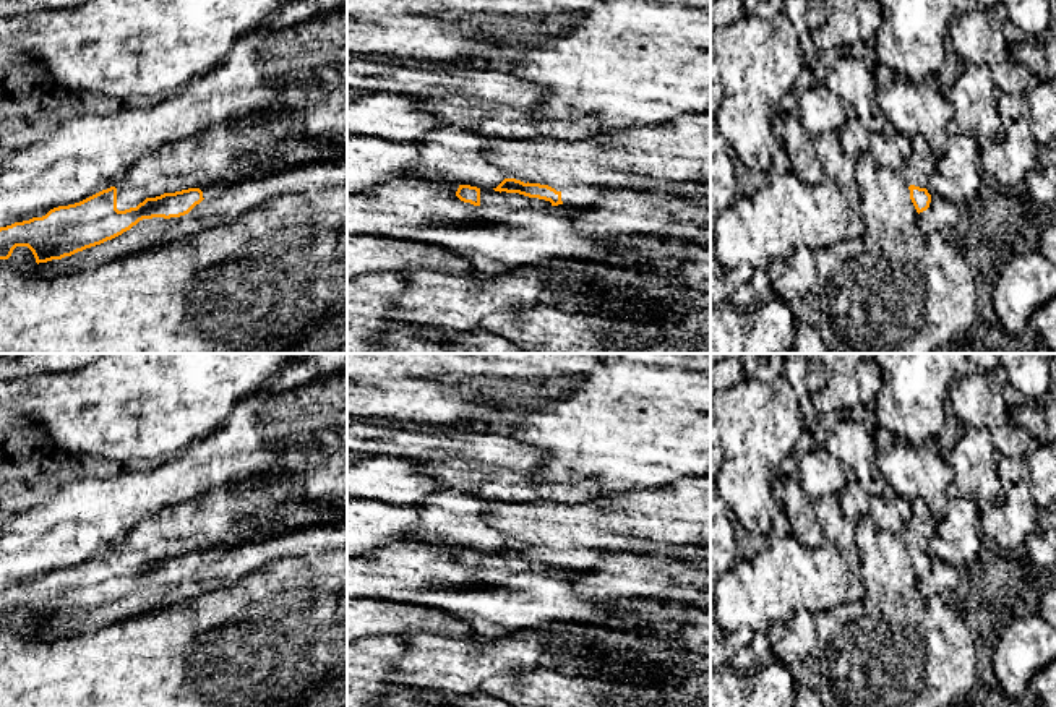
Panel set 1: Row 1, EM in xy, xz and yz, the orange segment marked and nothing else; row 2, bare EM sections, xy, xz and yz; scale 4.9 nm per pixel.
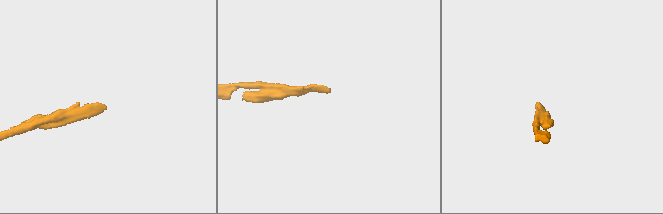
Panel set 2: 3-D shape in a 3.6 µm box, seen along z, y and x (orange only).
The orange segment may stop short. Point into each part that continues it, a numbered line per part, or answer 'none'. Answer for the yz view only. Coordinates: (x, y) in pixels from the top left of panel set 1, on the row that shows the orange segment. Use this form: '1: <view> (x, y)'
1: yz (922, 162)

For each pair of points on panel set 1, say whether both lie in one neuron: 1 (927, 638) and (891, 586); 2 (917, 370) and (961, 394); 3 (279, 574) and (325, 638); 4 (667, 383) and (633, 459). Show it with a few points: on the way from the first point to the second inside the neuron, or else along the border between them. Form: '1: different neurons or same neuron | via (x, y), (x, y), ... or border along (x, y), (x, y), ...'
1: same neuron | via (914, 625), (891, 599)
2: different neurons | border along (951, 380), (949, 401)
3: same neuron | via (283, 591), (284, 597), (309, 621)
4: same neuron | via (648, 398), (633, 412), (633, 440)

